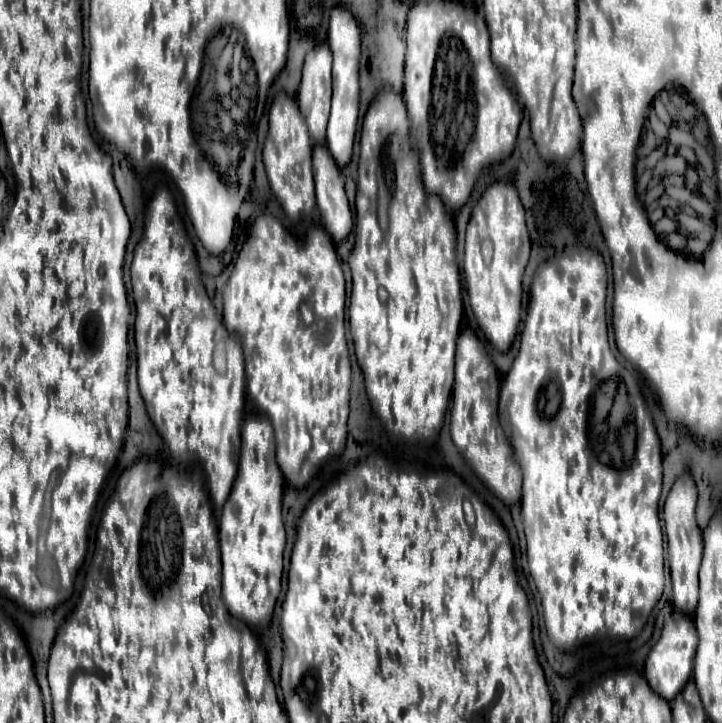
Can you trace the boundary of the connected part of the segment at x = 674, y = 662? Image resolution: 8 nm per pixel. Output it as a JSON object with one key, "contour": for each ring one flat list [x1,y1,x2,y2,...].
{"contour":[[673,614,661,630,661,636,657,640,657,644,651,648,647,660,645,660,645,678,649,682,649,686,663,696,665,700,673,700,683,686,687,684,687,680,691,678,693,672,693,658,695,658,695,650,697,650,697,630,693,624,691,616,683,616,683,614]]}

